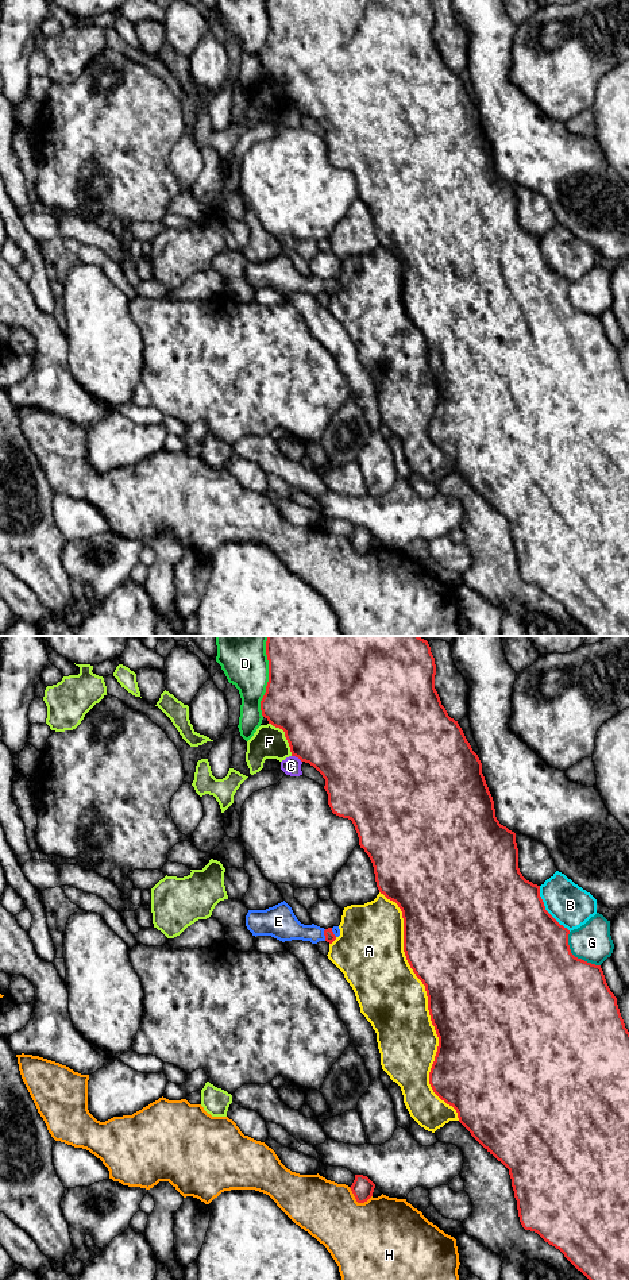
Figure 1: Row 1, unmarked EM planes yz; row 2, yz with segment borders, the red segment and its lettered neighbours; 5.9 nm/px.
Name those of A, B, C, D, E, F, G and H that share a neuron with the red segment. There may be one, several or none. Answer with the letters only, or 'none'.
E

